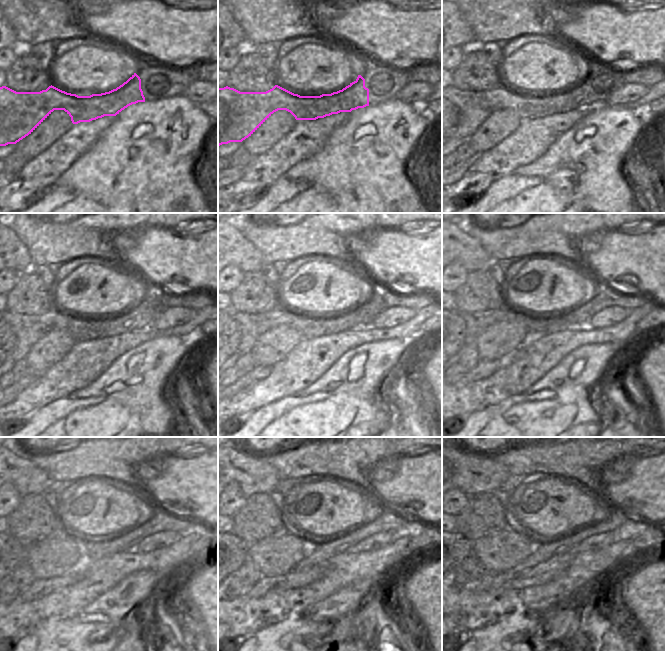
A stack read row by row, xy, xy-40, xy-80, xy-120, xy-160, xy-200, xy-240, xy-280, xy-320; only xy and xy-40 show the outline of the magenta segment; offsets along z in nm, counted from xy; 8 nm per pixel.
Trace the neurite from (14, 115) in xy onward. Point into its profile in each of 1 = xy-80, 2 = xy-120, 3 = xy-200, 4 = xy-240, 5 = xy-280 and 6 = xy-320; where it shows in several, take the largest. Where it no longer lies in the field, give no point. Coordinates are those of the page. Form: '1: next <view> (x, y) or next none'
1: next xy-80 (462, 111)
2: next xy-120 (14, 334)
3: next xy-200 (462, 327)
4: next xy-240 (14, 551)
5: next xy-280 (238, 550)
6: next xy-320 (462, 547)

